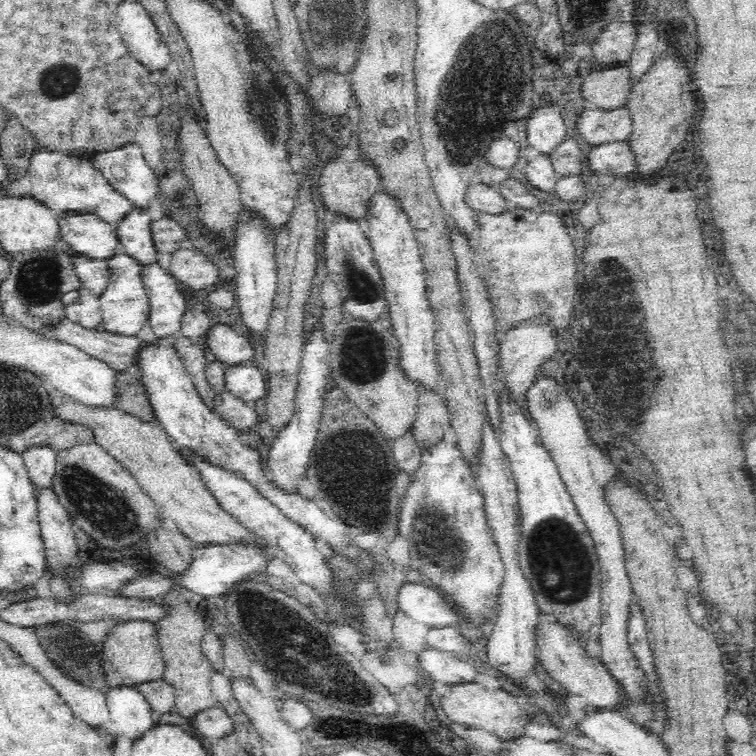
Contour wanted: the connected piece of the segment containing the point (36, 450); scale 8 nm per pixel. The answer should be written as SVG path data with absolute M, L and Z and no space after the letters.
M32 443L21 452L28 475L36 488L53 486L51 483L56 466L56 451L56 447L50 443Z

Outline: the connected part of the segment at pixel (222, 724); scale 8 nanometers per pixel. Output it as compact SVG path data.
M222 706L201 710L195 717L191 718L190 724L192 724L191 727L194 728L196 734L209 740L234 733L234 721Z

